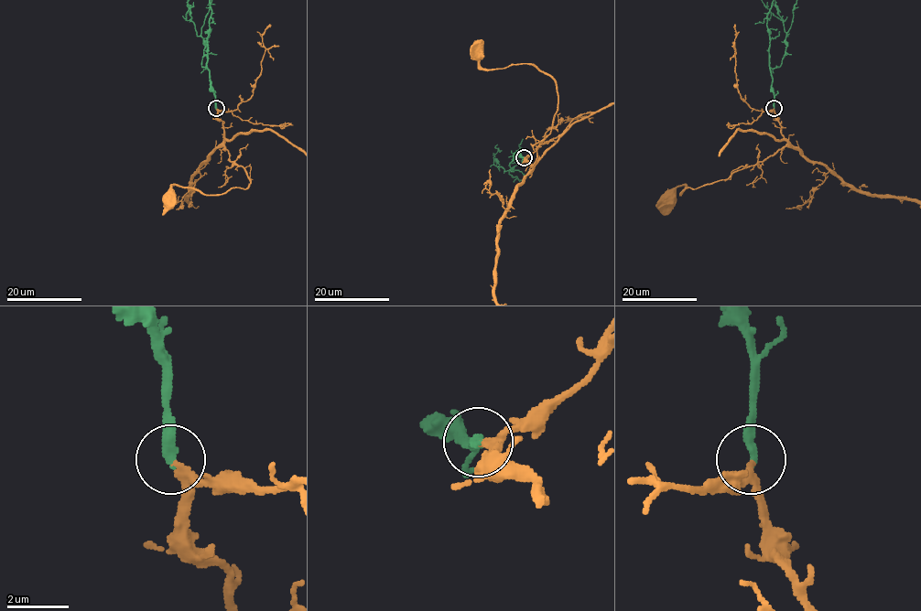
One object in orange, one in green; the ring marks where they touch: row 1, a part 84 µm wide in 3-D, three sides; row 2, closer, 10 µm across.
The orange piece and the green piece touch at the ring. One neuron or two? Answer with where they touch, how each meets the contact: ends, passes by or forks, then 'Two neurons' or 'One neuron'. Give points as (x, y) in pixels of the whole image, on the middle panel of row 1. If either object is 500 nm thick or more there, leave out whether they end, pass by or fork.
Place: (524, 157). At the ring orange passes by. At the ring green ends. One neuron

